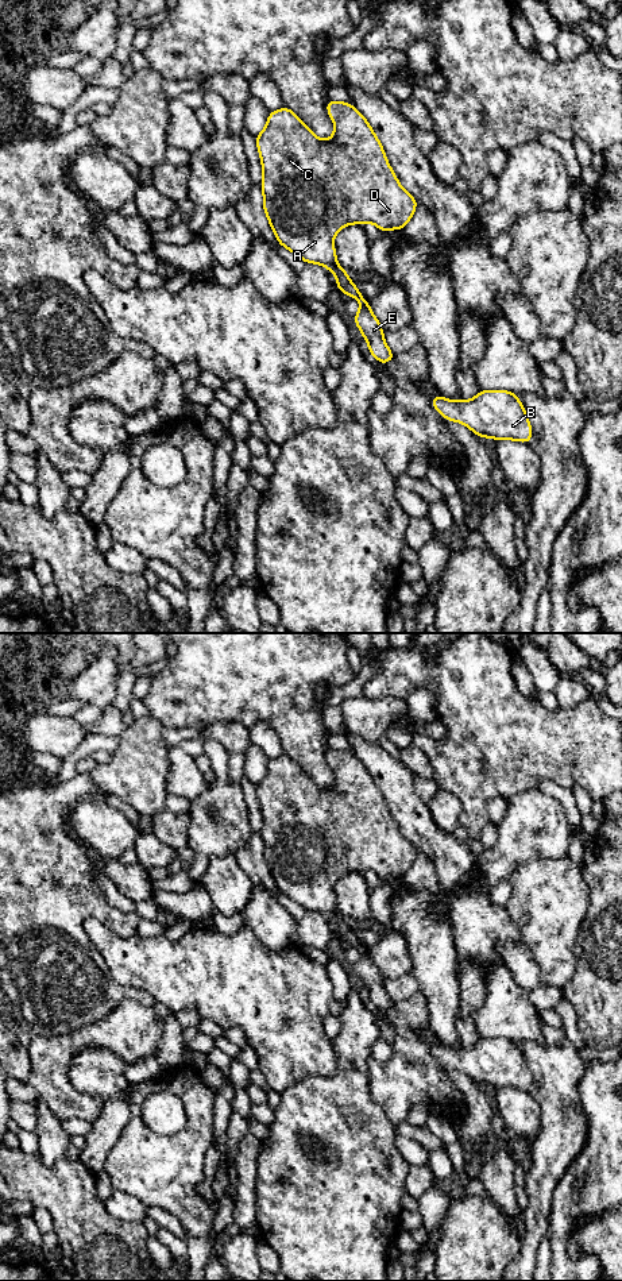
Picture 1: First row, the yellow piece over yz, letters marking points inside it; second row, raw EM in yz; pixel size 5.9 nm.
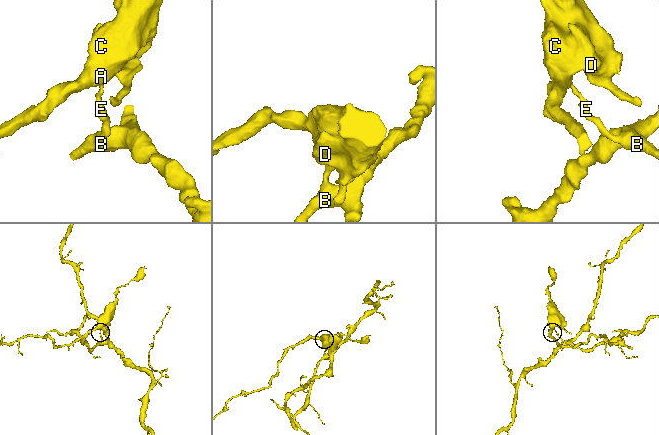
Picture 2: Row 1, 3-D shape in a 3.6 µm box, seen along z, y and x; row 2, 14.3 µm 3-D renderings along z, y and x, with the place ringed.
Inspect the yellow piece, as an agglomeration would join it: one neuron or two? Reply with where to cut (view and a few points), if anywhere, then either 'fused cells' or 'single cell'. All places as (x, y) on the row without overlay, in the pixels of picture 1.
yz (336, 910), (329, 917) | fused cells

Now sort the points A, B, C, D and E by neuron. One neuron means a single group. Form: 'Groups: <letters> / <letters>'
Groups: A C D / B E

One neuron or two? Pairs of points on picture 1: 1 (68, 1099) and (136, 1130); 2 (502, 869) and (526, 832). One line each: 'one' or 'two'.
1: two
2: one

